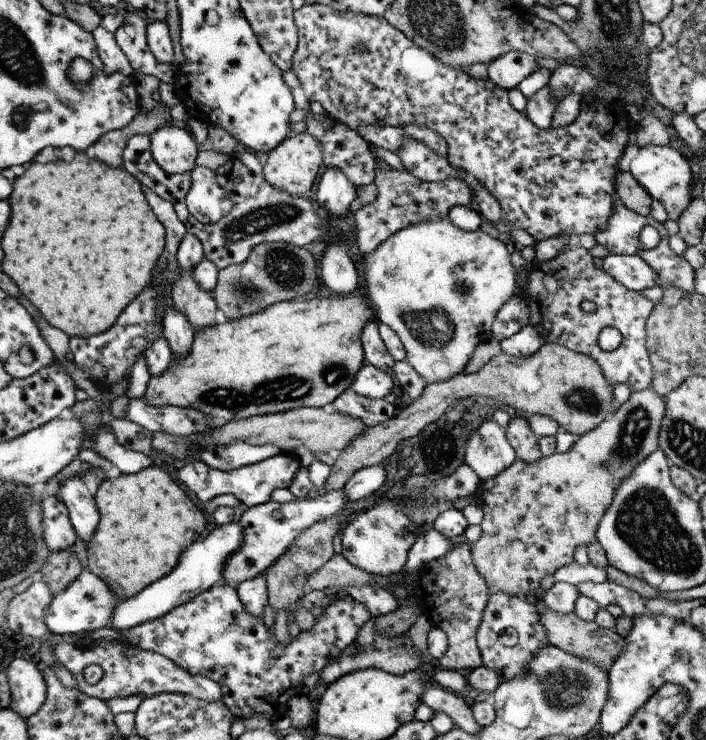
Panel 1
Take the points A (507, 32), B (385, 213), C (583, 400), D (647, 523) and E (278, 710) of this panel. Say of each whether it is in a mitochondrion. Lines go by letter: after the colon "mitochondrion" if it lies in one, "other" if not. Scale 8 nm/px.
A: other
B: other
C: mitochondrion
D: mitochondrion
E: other

